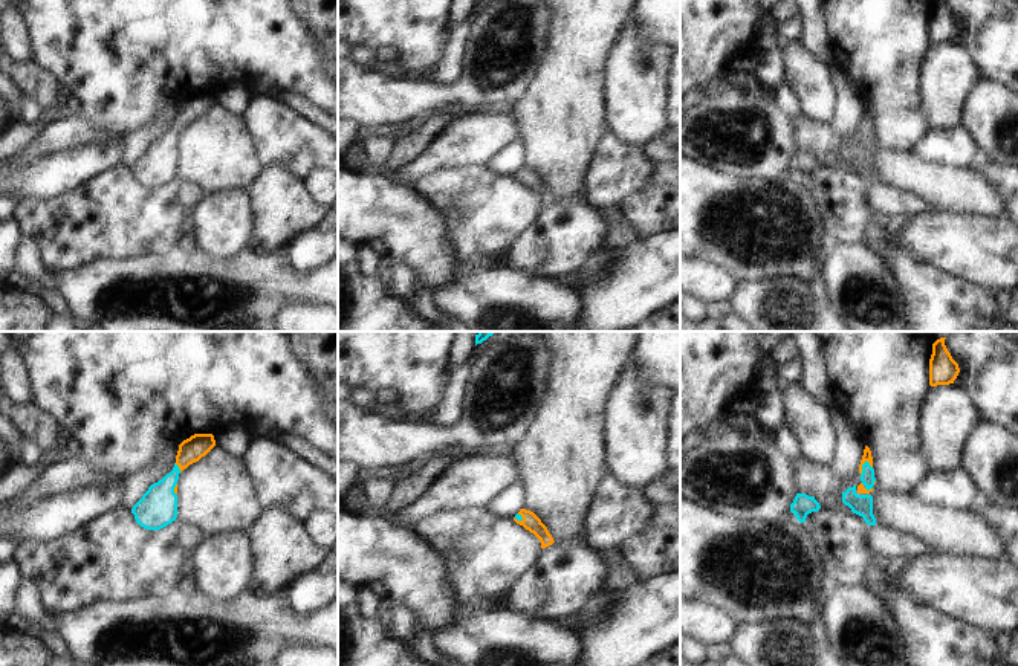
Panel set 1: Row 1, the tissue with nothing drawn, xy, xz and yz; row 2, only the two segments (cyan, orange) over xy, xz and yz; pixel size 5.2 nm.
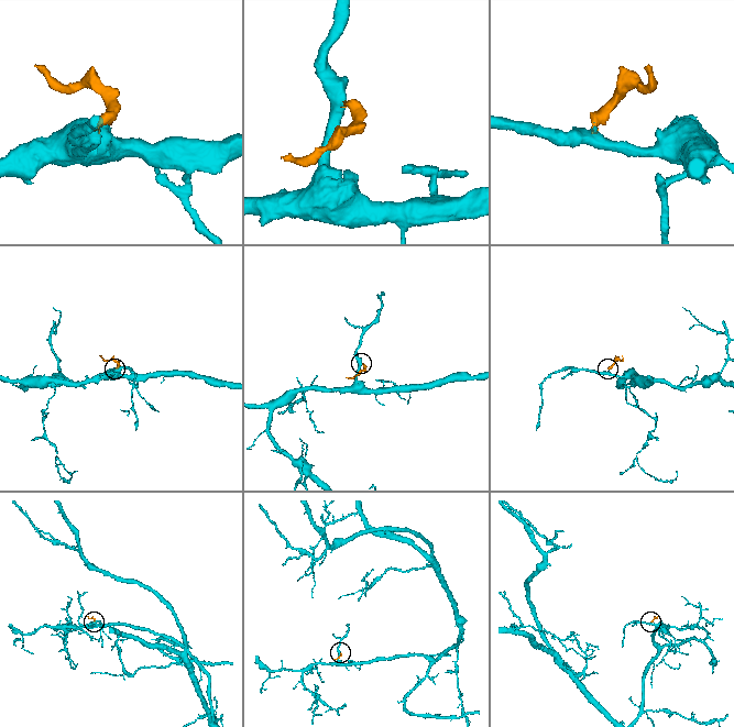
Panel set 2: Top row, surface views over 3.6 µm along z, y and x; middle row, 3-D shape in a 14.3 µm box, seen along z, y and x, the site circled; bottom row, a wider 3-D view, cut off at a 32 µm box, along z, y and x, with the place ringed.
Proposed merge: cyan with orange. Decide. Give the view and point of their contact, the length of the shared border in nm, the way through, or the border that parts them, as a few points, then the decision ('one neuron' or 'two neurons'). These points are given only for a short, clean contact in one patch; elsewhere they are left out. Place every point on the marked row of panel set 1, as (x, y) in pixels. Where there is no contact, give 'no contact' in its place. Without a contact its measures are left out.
contact yz (862, 468); length 90 nm; way yz (867, 477), (862, 468), (867, 454); one neuron

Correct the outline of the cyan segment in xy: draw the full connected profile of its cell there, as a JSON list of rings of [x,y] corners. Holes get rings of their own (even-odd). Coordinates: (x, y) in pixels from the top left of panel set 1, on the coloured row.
[[[194,434],[179,445],[173,470],[151,484],[131,509],[141,527],[160,530],[176,521],[179,474],[205,457],[214,446],[216,440],[212,434]]]

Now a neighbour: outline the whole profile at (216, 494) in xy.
[[[214,446],[179,474],[177,522],[191,522],[205,538],[246,533],[263,506],[242,458]]]

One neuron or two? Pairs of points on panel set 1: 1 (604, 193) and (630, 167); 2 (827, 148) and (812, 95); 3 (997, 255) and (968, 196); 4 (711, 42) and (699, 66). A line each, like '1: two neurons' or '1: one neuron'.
1: one neuron
2: two neurons
3: two neurons
4: one neuron

